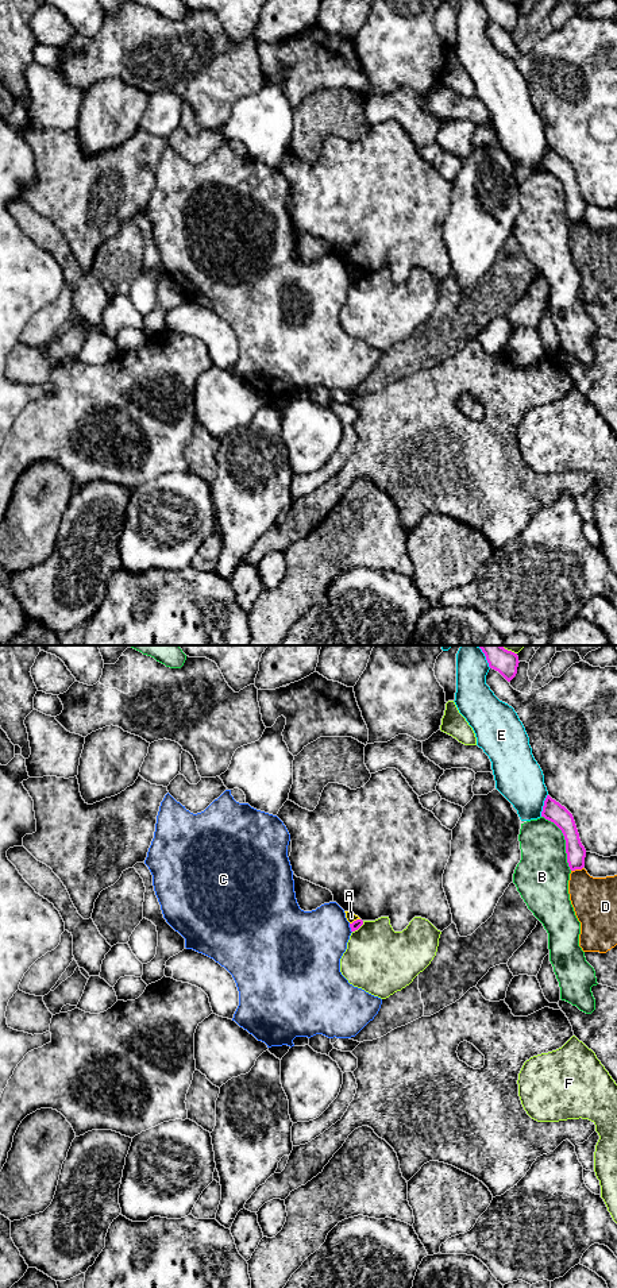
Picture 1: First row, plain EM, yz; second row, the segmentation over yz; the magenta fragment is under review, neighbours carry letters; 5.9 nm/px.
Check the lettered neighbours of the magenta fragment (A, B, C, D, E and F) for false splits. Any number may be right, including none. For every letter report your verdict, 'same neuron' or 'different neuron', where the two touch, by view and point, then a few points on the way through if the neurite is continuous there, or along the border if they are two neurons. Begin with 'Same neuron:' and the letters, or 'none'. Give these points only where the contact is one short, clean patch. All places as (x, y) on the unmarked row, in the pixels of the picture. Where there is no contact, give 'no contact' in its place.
Same neuron: none
A: different neuron; meets magenta in yz at (354, 273); border along yz (359, 270), (350, 276)
B: different neuron; meets magenta in yz at (566, 193)
C: different neuron; meets magenta in yz at (350, 278)
D: different neuron; meets magenta in yz at (577, 220)
E: different neuron; meets magenta in yz at (544, 157)
F: different neuron; meets magenta in yz at (358, 280)

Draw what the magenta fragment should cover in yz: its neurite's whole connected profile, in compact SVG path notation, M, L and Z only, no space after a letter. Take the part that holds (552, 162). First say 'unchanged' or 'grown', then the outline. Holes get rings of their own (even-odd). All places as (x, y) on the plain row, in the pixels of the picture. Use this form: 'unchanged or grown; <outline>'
unchanged; M547 147L541 169L554 174L562 182L566 192L566 205L570 221L582 221L585 219L586 201L581 194L572 166Z

